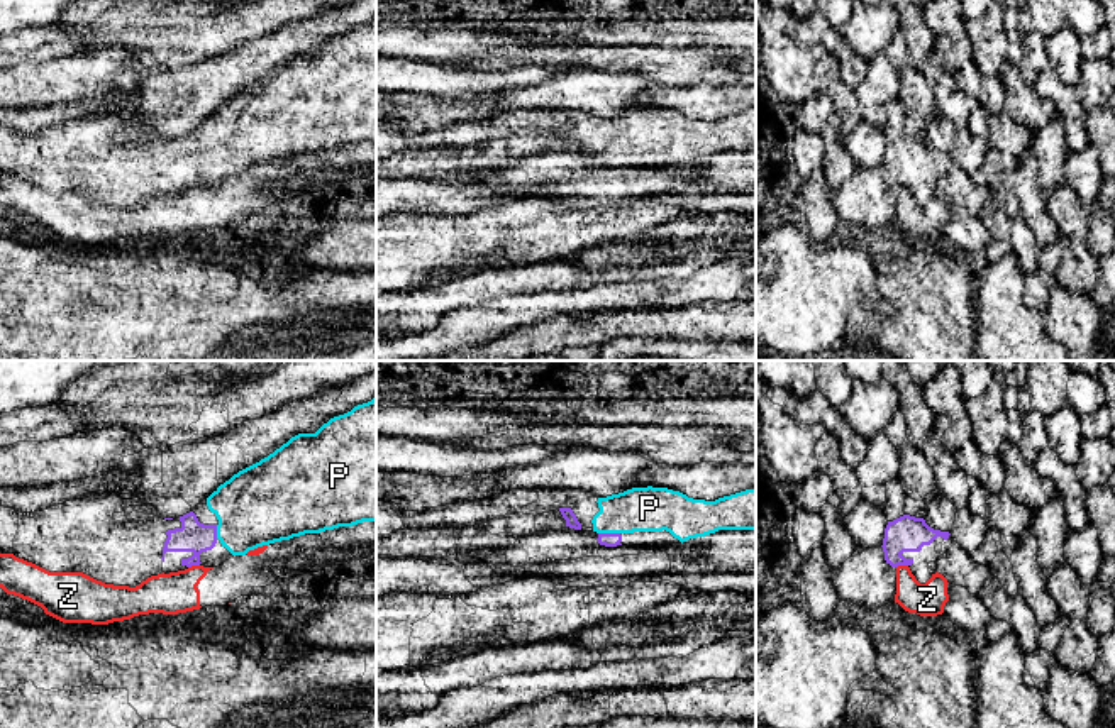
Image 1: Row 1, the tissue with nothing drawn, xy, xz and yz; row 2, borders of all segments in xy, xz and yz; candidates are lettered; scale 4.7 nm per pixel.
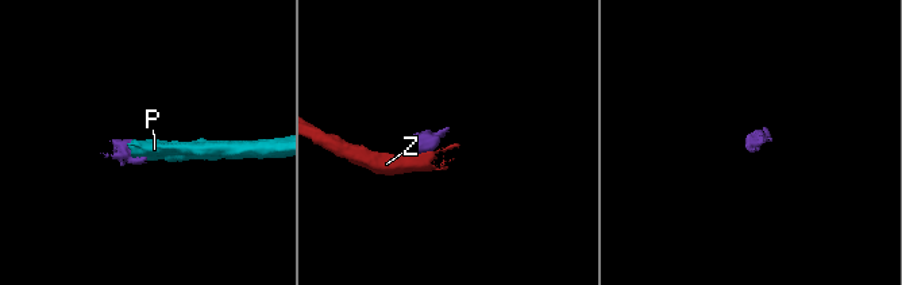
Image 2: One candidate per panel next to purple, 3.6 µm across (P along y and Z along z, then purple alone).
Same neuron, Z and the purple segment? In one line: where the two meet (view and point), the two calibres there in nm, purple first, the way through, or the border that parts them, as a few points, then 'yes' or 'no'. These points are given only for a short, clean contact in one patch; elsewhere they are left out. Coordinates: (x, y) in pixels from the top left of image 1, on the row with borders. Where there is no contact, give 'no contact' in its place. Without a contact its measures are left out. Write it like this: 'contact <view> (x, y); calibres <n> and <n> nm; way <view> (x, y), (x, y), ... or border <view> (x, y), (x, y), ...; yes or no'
contact xy (194, 564); calibres 150 and 200 nm; border xy (199, 564), (188, 568); no

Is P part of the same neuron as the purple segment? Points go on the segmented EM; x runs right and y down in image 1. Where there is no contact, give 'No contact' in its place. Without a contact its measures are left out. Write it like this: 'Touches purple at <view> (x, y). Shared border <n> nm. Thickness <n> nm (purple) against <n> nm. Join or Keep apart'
Touches purple at xz (609, 534). Shared border 100 nm. Thickness 60 nm (purple) against 220 nm. Join

